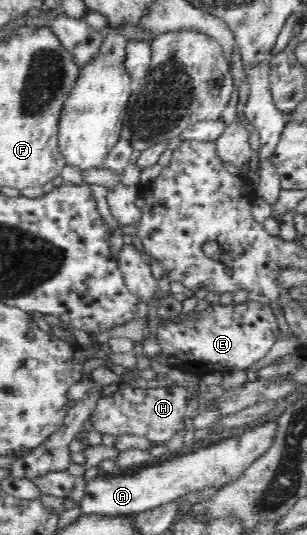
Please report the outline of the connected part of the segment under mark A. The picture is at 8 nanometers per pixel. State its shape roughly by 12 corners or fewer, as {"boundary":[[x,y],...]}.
{"boundary":[[277,420],[86,483],[79,515],[131,518],[235,480]]}

